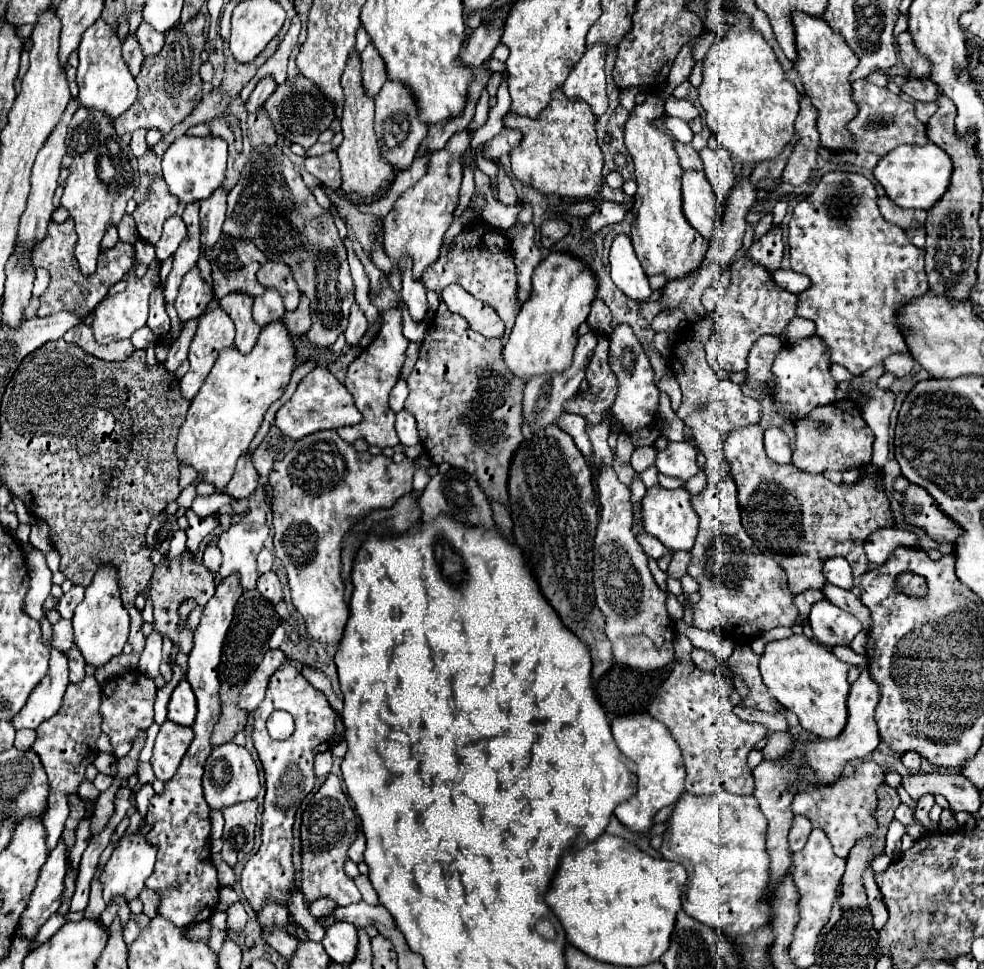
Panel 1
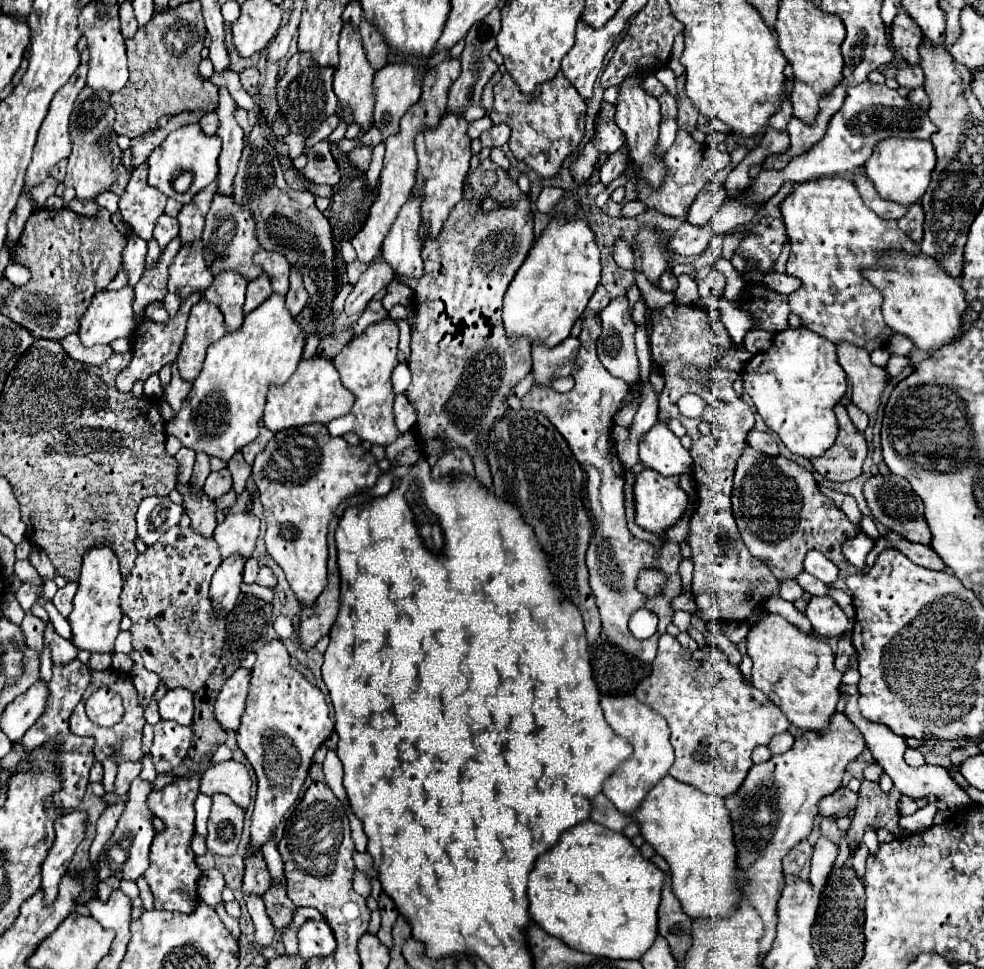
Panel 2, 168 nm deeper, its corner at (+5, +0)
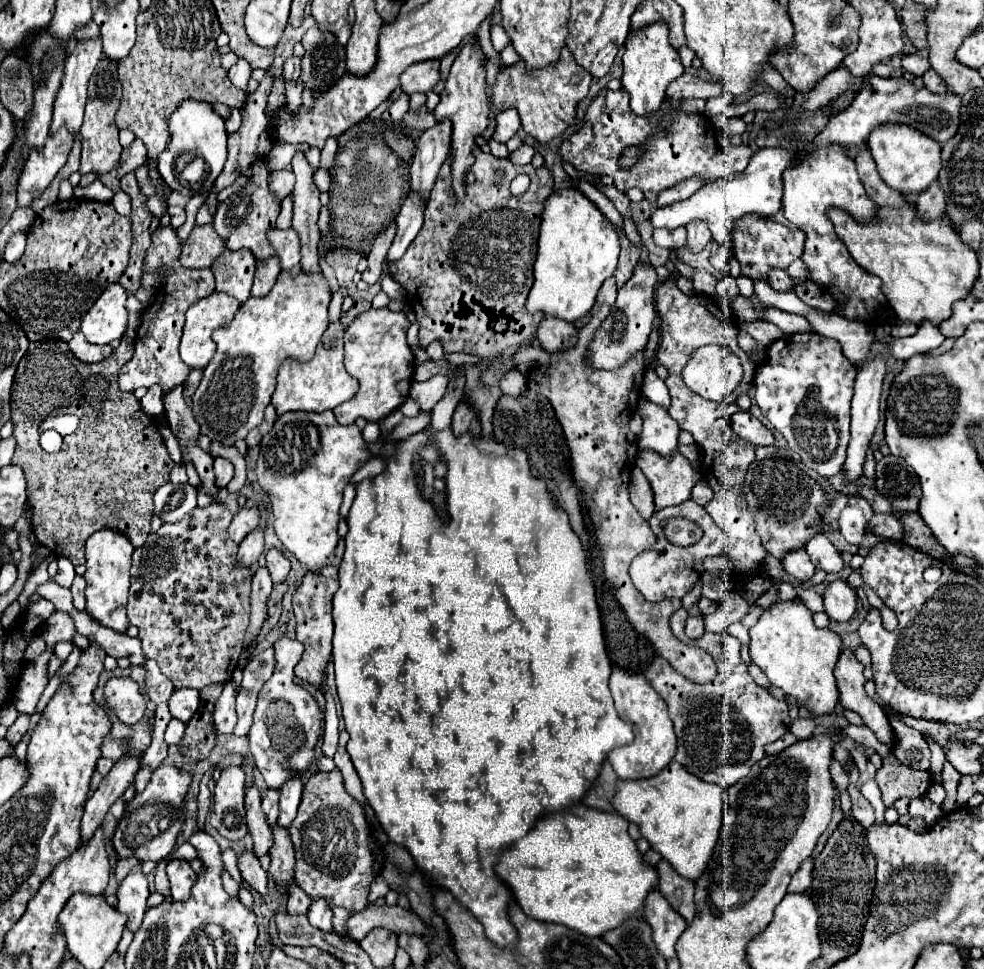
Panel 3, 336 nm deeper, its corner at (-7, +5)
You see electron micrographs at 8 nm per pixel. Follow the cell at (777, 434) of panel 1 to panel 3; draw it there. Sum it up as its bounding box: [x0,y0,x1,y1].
[732,411,774,445]

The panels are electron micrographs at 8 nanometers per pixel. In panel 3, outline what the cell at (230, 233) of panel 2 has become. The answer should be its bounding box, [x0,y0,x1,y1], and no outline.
[214,159,280,261]

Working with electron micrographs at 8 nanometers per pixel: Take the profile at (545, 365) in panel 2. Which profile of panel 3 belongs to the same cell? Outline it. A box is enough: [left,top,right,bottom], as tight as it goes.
[536,317,578,353]

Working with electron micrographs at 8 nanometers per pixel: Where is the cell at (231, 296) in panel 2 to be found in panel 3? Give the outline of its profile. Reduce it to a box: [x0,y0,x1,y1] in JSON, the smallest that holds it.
[212,249,256,303]

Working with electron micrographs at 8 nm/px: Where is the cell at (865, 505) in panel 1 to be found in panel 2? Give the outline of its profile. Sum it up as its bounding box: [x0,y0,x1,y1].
[732,446,860,580]

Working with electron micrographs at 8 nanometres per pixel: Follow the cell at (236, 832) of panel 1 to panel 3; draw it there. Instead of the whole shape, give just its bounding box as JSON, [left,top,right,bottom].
[212,767,248,841]

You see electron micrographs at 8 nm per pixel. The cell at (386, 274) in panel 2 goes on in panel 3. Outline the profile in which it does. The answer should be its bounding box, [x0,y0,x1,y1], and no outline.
[386,193,424,263]

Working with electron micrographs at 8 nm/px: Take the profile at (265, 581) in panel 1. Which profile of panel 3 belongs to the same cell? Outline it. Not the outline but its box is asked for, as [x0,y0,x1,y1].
[266,549,290,583]

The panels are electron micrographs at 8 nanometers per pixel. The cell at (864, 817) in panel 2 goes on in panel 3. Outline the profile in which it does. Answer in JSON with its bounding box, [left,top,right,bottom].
[876,755,932,807]

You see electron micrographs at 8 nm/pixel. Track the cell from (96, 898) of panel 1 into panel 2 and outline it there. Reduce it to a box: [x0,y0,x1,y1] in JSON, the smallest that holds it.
[90,802,124,862]

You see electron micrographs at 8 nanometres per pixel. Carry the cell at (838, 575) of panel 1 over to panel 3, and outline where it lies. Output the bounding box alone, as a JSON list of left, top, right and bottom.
[806,537,844,575]

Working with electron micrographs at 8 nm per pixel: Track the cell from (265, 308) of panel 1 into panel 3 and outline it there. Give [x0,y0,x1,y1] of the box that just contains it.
[252,257,280,297]

